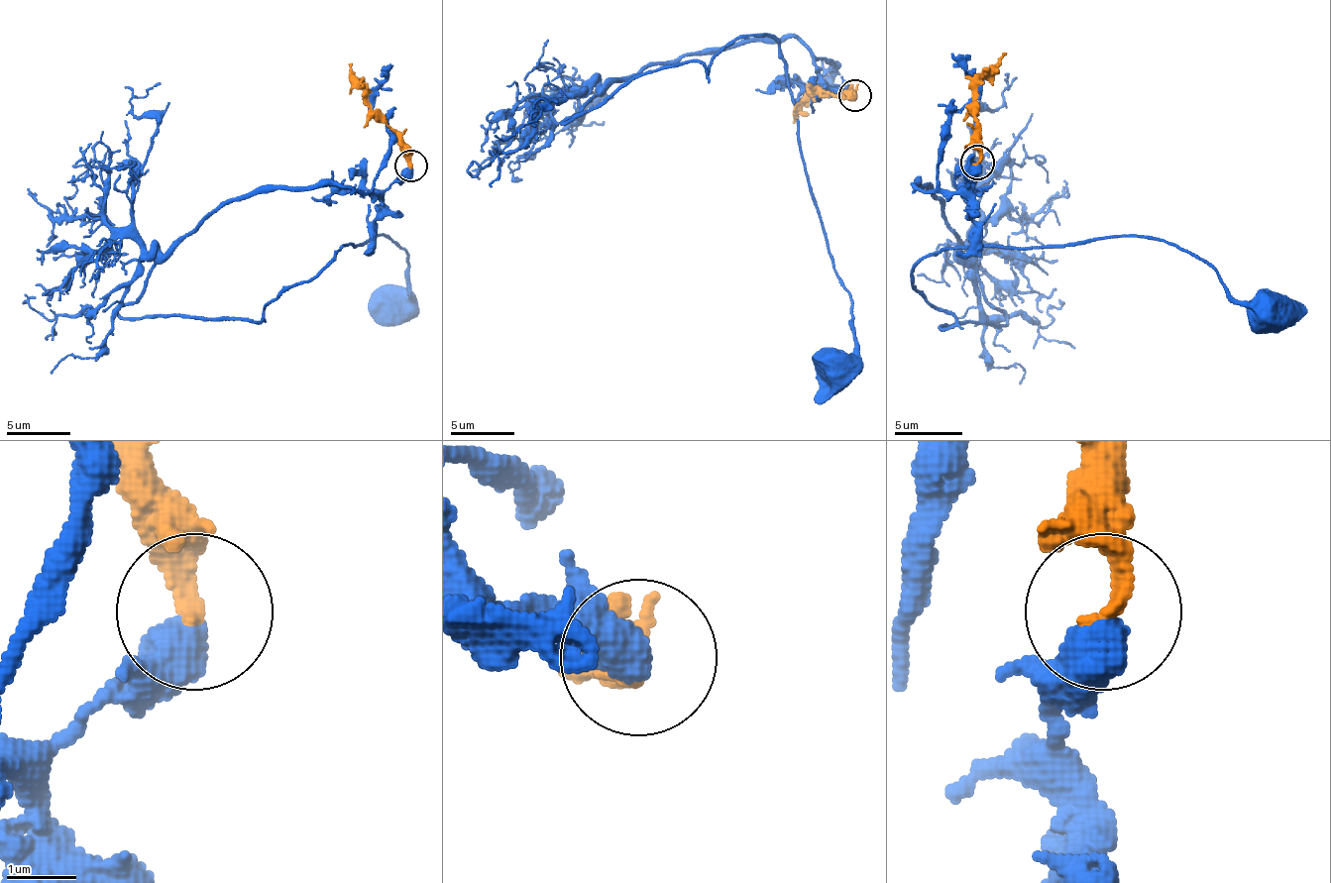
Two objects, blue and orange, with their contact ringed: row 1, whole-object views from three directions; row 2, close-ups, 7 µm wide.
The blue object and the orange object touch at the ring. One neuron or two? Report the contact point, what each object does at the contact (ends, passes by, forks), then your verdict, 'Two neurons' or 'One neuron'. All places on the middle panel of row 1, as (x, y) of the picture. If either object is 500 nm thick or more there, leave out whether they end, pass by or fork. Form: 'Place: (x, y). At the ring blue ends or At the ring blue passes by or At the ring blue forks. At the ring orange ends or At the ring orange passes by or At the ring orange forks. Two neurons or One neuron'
Place: (854, 95). Two neurons

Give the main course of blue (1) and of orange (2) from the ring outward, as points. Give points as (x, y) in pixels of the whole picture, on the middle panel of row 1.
1: (854, 96), (797, 39), (742, 39), (563, 122), (777, 42), (850, 304), (831, 368)
2: (854, 96), (813, 96), (793, 122)

